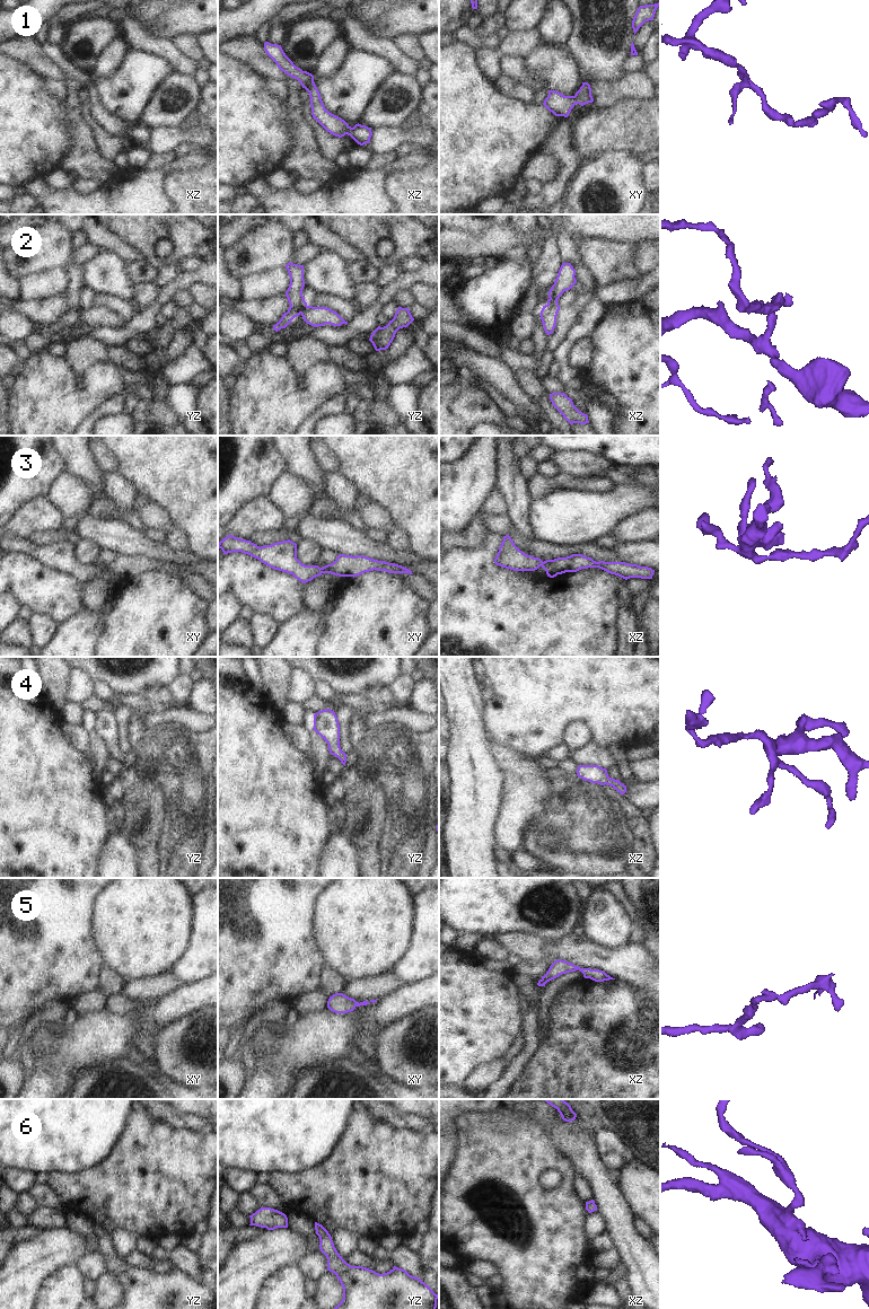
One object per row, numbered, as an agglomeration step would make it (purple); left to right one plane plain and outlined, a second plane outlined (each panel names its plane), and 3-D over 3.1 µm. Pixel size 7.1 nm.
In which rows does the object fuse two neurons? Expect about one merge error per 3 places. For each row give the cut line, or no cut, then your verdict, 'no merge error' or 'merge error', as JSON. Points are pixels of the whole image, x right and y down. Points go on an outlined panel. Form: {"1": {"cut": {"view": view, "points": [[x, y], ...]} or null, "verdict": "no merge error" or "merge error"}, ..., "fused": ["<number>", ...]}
{"1": {"cut": null, "verdict": "no merge error"}, "2": {"cut": {"view": "yz", "points": [[307, 306], [300, 313]]}, "verdict": "merge error"}, "3": {"cut": null, "verdict": "no merge error"}, "4": {"cut": null, "verdict": "no merge error"}, "5": {"cut": null, "verdict": "no merge error"}, "6": {"cut": null, "verdict": "no merge error"}, "fused": ["2"]}

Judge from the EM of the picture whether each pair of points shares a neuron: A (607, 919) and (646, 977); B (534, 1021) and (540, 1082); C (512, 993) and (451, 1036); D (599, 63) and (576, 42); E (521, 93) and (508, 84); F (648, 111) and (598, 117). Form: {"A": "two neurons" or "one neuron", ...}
{"A": "two neurons", "B": "two neurons", "C": "one neuron", "D": "one neuron", "E": "one neuron", "F": "one neuron"}

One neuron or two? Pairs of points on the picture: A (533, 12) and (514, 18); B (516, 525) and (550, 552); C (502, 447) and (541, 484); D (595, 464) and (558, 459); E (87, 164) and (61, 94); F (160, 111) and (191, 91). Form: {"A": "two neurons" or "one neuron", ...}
{"A": "one neuron", "B": "two neurons", "C": "two neurons", "D": "one neuron", "E": "two neurons", "F": "one neuron"}

